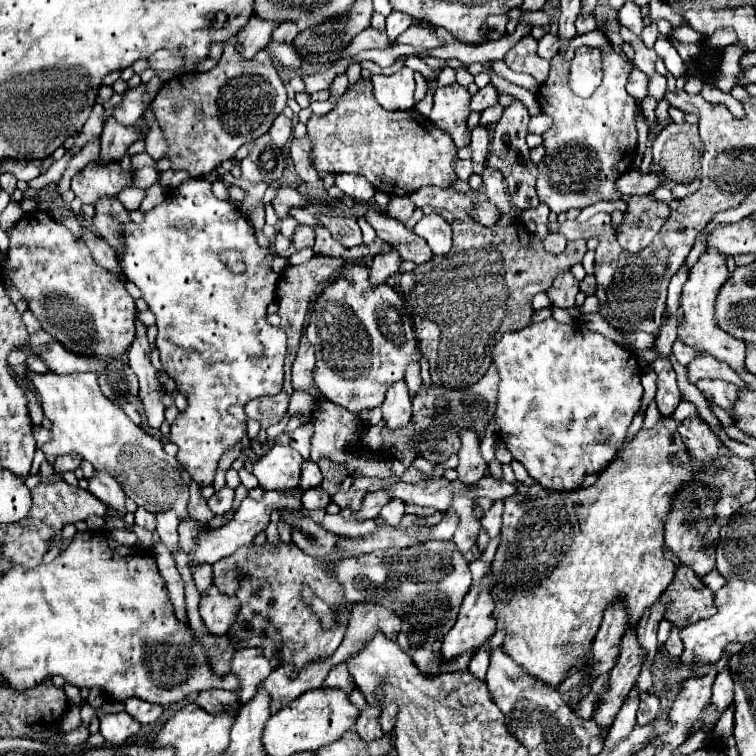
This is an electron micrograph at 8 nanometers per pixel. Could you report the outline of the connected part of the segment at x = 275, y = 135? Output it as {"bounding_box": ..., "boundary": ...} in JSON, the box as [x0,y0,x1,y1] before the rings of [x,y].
{"bounding_box":[269,114,293,148],"boundary":[[[279,114],[279,116],[275,118],[275,122],[273,122],[273,126],[271,126],[269,134],[271,134],[271,138],[273,138],[275,146],[283,148],[283,146],[285,146],[285,142],[293,136],[293,122],[291,122],[285,114]]]}

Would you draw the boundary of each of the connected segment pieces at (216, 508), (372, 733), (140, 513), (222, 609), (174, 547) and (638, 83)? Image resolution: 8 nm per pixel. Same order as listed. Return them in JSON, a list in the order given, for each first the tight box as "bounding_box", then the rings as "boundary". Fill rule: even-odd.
[{"bounding_box":[209,486,233,514],"boundary":[[[225,486],[225,488],[221,488],[219,492],[215,492],[211,498],[209,498],[209,506],[211,506],[211,512],[213,514],[225,514],[225,512],[229,512],[231,510],[231,506],[233,506],[233,490],[229,488],[229,486]]]},{"bounding_box":[355,704,383,740],"boundary":[[[365,704],[365,708],[361,710],[361,716],[355,724],[355,730],[359,732],[359,736],[363,740],[377,740],[383,736],[383,730],[379,726],[379,714],[381,714],[381,708],[379,706],[371,706],[371,704]]]},{"bounding_box":[135,508,155,532],"boundary":[[[137,508],[135,512],[135,524],[149,530],[149,532],[155,532],[155,514],[149,514],[147,510],[143,508]]]},{"bounding_box":[199,586,239,636],"boundary":[[[211,586],[199,604],[199,612],[201,612],[201,618],[207,626],[207,630],[215,636],[227,634],[229,626],[235,622],[237,604],[239,602],[235,602],[235,598],[229,598],[225,594],[221,594],[215,586]]]},{"bounding_box":[157,512,179,554],"boundary":[[[163,512],[157,516],[157,534],[161,542],[175,554],[179,550],[179,536],[177,536],[179,520],[175,512]]]},{"bounding_box":[627,66,647,102],"boundary":[[[633,66],[631,70],[631,76],[629,76],[629,82],[627,82],[627,92],[637,100],[641,102],[645,96],[647,96],[647,76]]]}]

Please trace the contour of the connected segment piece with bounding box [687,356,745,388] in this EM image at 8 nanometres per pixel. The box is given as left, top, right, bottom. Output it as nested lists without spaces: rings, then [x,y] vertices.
[[[711,356],[695,358],[687,366],[687,376],[689,376],[689,382],[693,382],[693,384],[701,378],[719,378],[719,380],[727,380],[727,382],[739,386],[739,388],[745,388],[745,382],[725,362],[719,362]]]

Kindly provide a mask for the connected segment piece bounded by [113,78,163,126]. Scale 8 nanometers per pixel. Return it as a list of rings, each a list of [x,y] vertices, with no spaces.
[[[153,78],[149,82],[149,88],[145,84],[137,86],[137,88],[131,88],[123,102],[119,106],[115,106],[113,110],[113,118],[117,118],[117,122],[121,122],[123,126],[129,126],[129,124],[135,124],[137,118],[143,116],[143,110],[145,106],[155,98],[155,94],[159,92],[159,88],[163,86],[163,82],[159,78]]]

